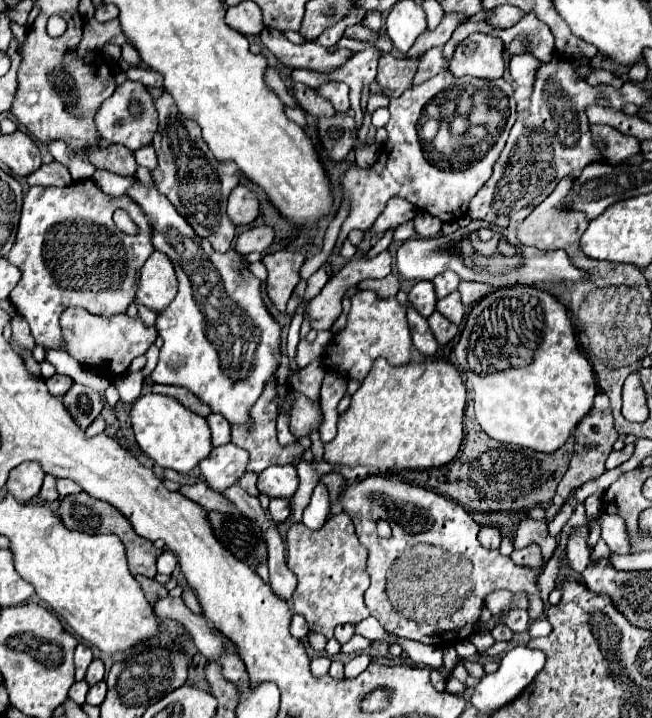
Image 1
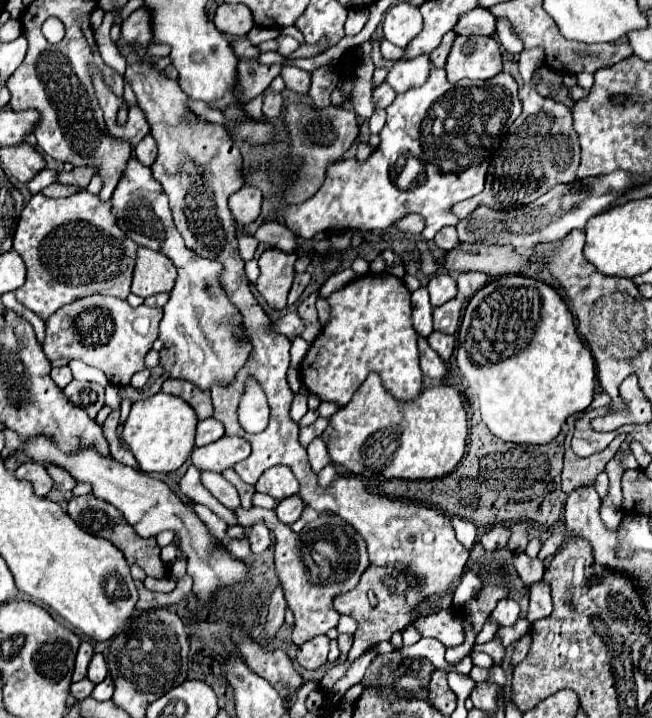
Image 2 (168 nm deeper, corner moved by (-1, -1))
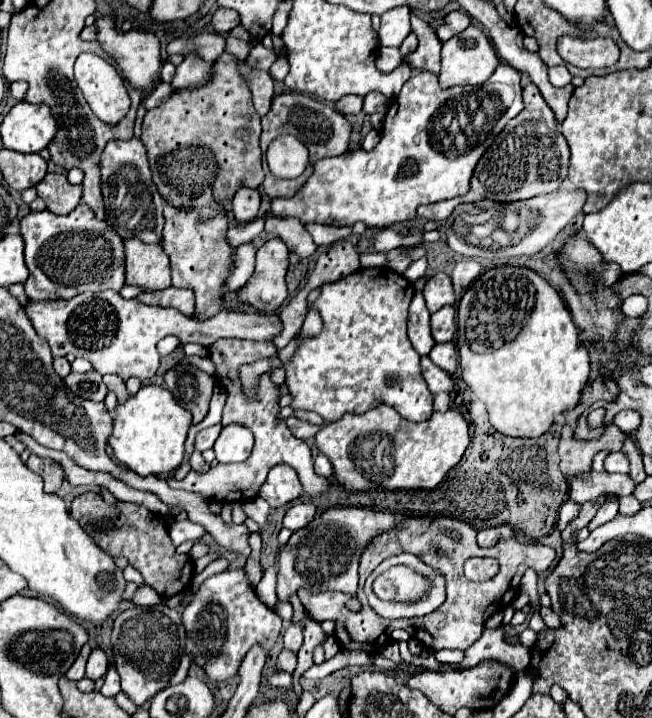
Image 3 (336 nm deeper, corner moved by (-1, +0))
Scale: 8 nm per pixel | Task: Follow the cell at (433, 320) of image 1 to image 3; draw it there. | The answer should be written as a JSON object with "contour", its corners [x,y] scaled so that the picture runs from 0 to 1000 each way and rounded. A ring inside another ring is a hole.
{"contour":[[[673,478],[673,481],[667,481],[661,486],[658,497],[683,519],[689,519],[689,522],[698,519],[698,514],[701,514],[701,483],[698,483],[698,478]]]}

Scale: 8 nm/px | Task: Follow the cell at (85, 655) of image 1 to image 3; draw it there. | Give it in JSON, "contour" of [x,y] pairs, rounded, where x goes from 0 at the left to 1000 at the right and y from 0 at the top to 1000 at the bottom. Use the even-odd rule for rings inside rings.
{"contour":[[[127,898],[127,904],[124,904],[124,909],[118,912],[115,923],[112,923],[112,926],[106,929],[106,935],[100,937],[103,946],[109,946],[109,948],[121,948],[121,946],[130,943],[130,923],[133,923],[137,909],[140,909],[140,901],[137,901],[137,898]]]}

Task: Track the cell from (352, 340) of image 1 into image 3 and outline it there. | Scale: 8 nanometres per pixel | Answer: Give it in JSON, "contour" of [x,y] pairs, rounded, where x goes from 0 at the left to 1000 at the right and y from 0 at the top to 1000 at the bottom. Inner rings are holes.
{"contour":[[[578,372],[578,375],[551,375],[541,383],[532,383],[514,394],[492,397],[492,411],[477,422],[483,433],[489,433],[495,458],[483,469],[462,469],[462,478],[456,481],[449,497],[434,506],[428,497],[422,500],[403,500],[373,508],[370,511],[370,531],[376,539],[379,553],[388,553],[394,525],[413,514],[431,511],[437,514],[437,533],[443,539],[443,550],[449,553],[446,567],[449,570],[471,570],[489,575],[498,589],[511,589],[523,584],[529,575],[554,578],[566,570],[578,567],[581,561],[600,564],[612,572],[612,578],[624,586],[655,586],[664,578],[664,550],[655,542],[655,533],[649,531],[646,511],[643,511],[643,494],[637,492],[627,469],[624,469],[624,430],[630,422],[637,403],[633,394],[627,394],[618,383],[600,377],[597,372]]]}

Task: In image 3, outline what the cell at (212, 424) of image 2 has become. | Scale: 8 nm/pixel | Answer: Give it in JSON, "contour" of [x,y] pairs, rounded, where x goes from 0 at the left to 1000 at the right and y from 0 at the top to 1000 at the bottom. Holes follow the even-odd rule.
{"contour":[[[336,589],[327,592],[327,595],[317,595],[317,597],[311,597],[311,600],[305,600],[305,603],[302,603],[302,611],[299,611],[299,625],[302,625],[302,628],[317,628],[317,625],[324,625],[324,623],[330,620],[336,603],[339,603],[339,592],[336,592]]]}

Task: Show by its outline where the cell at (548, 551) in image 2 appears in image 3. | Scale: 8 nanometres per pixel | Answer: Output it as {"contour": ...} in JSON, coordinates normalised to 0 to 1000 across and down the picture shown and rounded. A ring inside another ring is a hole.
{"contour":[[[867,698],[863,706],[859,706],[856,726],[853,730],[854,737],[862,741],[870,731],[887,719],[888,703],[879,698]]]}

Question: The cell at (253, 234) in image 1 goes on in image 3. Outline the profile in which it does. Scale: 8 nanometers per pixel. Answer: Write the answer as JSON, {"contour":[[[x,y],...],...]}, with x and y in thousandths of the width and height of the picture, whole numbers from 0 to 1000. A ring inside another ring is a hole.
{"contour":[[[410,302],[406,305],[406,322],[431,330],[446,352],[456,352],[462,361],[477,358],[486,344],[480,338],[480,330],[471,325],[471,319],[462,313],[459,305],[452,302]]]}

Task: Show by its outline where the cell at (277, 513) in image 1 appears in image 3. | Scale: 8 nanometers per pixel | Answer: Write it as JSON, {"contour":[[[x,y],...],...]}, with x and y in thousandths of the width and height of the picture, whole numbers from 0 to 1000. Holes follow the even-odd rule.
{"contour":[[[452,701],[452,703],[443,706],[443,712],[437,714],[434,734],[440,734],[443,740],[465,737],[465,734],[471,734],[471,731],[480,726],[483,714],[486,714],[486,706],[483,706],[483,703],[474,703],[474,701]]]}

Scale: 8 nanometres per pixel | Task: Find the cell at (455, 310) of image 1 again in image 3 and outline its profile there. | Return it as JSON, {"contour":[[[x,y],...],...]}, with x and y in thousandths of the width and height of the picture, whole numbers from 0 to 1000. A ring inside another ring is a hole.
{"contour":[[[679,428],[661,439],[661,464],[667,478],[686,478],[698,472],[698,428]]]}

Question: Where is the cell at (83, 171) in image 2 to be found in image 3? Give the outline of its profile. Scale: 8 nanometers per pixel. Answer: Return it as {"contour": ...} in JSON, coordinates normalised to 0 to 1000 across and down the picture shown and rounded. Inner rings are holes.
{"contour":[[[72,241],[57,258],[57,272],[69,280],[72,294],[87,299],[109,297],[124,283],[124,260],[109,258],[100,244]]]}

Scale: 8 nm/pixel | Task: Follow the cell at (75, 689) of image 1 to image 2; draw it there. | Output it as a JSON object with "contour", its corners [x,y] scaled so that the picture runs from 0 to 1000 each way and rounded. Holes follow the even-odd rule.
{"contour":[[[127,944],[127,947],[115,950],[115,953],[109,953],[109,967],[112,967],[115,975],[127,975],[127,972],[140,969],[143,958],[146,958],[146,953],[137,944]]]}

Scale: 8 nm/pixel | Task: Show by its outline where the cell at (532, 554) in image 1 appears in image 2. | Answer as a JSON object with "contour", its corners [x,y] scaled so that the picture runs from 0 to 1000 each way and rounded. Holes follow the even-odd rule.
{"contour":[[[827,808],[821,813],[811,816],[811,836],[814,836],[814,844],[811,844],[811,855],[808,855],[808,864],[817,869],[821,864],[833,861],[833,858],[842,858],[848,852],[848,836],[845,836],[845,816],[839,816],[839,811]]]}

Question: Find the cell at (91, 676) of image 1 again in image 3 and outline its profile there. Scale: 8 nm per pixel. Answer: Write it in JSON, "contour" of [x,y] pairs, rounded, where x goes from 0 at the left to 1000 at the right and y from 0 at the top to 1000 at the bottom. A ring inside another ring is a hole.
{"contour":[[[143,904],[140,912],[137,912],[137,921],[133,921],[133,943],[140,948],[149,948],[152,943],[158,943],[164,937],[164,912],[155,907],[155,904]]]}

